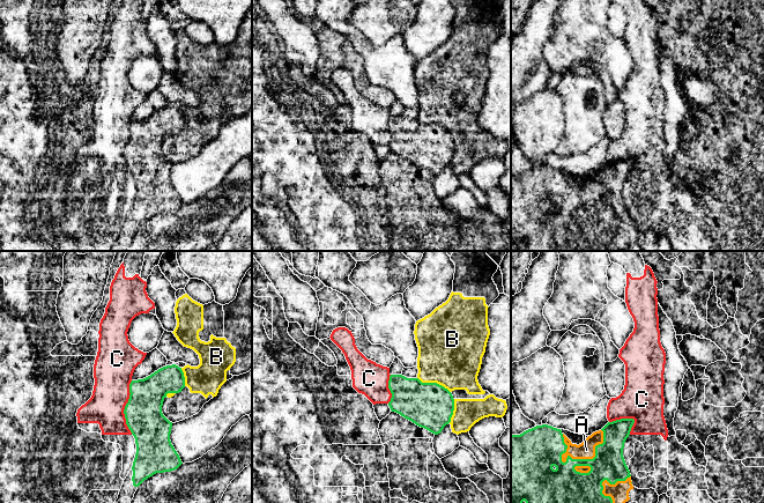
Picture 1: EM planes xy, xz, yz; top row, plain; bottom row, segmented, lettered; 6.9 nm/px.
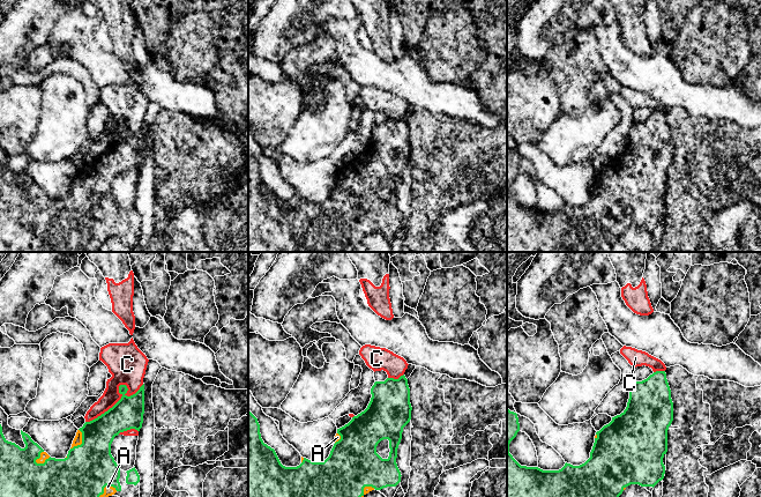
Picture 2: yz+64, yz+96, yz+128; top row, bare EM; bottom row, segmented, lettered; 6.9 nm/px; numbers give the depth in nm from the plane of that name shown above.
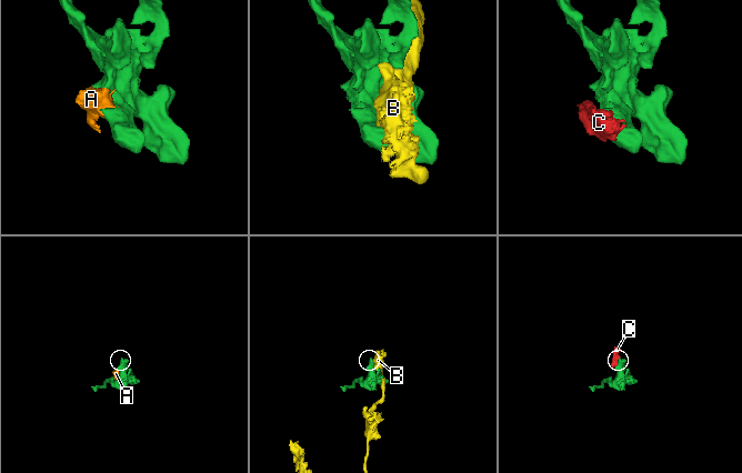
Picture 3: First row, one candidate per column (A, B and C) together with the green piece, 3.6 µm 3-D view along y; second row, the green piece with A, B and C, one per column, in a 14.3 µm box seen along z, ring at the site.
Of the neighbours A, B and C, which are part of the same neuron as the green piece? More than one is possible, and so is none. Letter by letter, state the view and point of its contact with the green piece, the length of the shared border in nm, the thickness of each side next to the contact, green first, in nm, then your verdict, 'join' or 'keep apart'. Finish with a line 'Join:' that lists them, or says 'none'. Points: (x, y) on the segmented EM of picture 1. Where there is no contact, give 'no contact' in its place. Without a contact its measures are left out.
A: yz (590, 459) | 360 nm | 260/120 nm | join
B: xz (434, 383) | 260 nm | 320/440 nm | keep apart
C: xy (125, 407) | 380 nm | 260/260 nm | keep apart
Join: A

